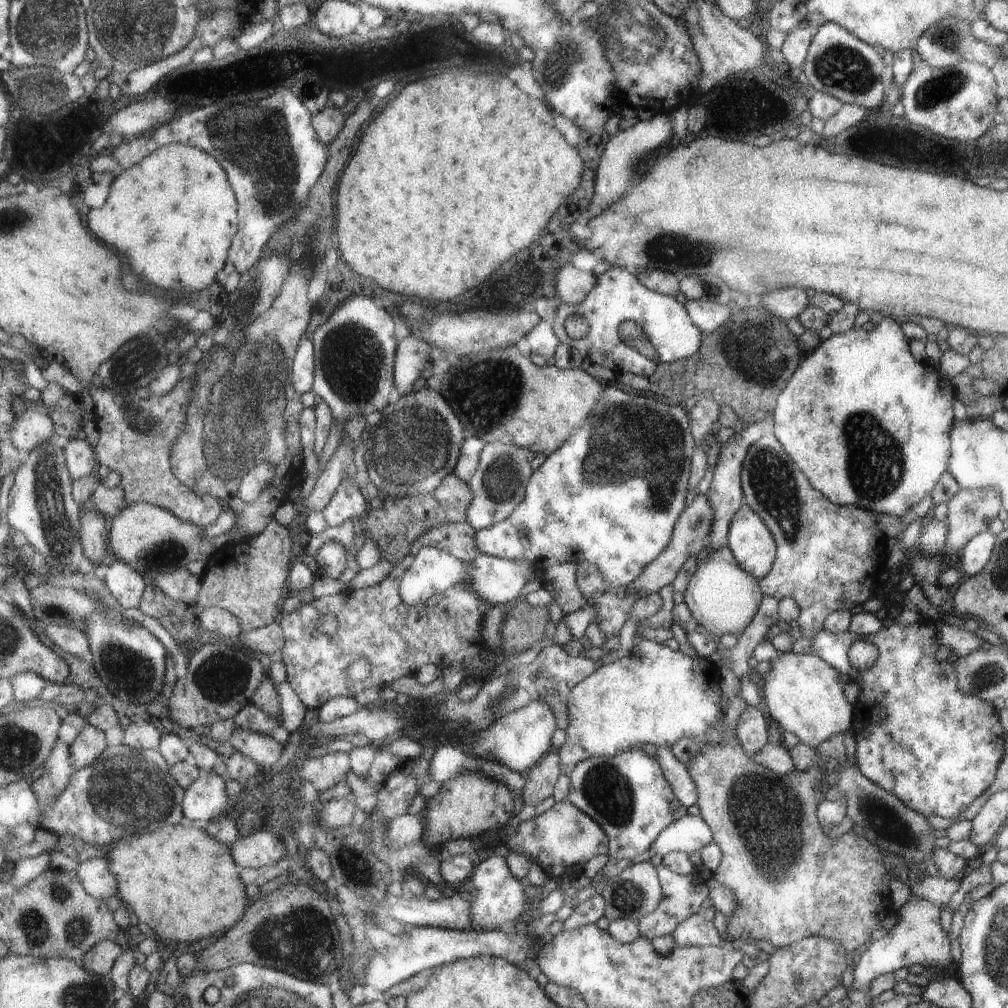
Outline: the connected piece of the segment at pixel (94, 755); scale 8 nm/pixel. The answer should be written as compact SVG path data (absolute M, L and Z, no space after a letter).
M89 723L71 746L71 764L74 770L83 770L93 764L107 747L107 736Z

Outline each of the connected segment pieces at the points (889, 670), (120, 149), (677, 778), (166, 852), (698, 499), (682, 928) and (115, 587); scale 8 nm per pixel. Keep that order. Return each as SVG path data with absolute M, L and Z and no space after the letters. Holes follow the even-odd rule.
M921 618L909 628L897 626L893 622L865 636L857 636L848 630L833 634L821 628L809 640L809 644L815 655L829 664L837 674L847 675L849 681L857 686L858 695L852 704L853 715L848 731L855 740L855 763L859 772L867 780L899 798L909 810L924 816L955 818L991 786L997 764L1004 755L1005 733L991 703L979 700L975 695L967 696L959 692L953 663L936 659L935 653L939 644L935 636L937 622ZM856 642L869 642L875 646L875 664L867 670L855 670L847 660L847 650Z
M146 135L133 137L121 143L111 152L111 158L117 162L118 166L115 170L115 177L118 177L124 170L139 164L141 160L145 160L148 154L157 152L161 146L157 142L153 142Z
M657 747L655 758L677 802L681 806L689 808L696 801L697 792L695 784L693 784L693 781L689 778L689 774L687 774L685 765L671 754L669 747Z
M181 823L167 824L165 827L159 828L159 830L155 830L155 832L125 836L120 841L117 840L114 844L105 846L104 849L106 850L107 860L109 860L109 866L111 866L111 872L115 873L119 883L117 898L126 902L135 912L138 920L146 923L153 930L153 935L158 939L165 938L165 940L173 940L173 942L179 942L179 944L193 944L193 942L201 942L201 940L205 940L209 936L219 936L219 934L229 932L245 916L247 902L250 903L252 901L247 896L247 890L245 890L245 884L243 884L241 867L236 864L231 854L230 846L219 842L219 840L215 840L215 837L211 836L207 830L195 827L187 828Z
M696 494L679 514L667 546L643 568L643 572L636 576L631 584L627 585L627 590L629 592L637 592L639 596L643 597L647 596L647 594L658 592L659 588L665 586L665 584L670 584L679 568L682 567L683 562L689 557L705 551L707 536L711 532L711 518L713 518L711 504L707 502L707 498L704 495Z
M695 912L695 914L691 914L691 916L682 920L674 930L672 937L675 947L723 945L715 926L703 917L701 912Z
M112 560L101 572L101 577L103 584L124 611L138 608L148 585L141 574L131 570L131 566L125 562Z

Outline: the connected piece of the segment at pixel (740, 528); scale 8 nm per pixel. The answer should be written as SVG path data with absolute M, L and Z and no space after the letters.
M741 504L729 522L725 536L737 566L753 578L763 578L771 568L776 546L771 533L755 512Z

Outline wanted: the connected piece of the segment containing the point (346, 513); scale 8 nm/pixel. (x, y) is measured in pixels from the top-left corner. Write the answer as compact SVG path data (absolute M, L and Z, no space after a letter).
M351 470L337 489L333 500L322 510L328 526L341 526L347 520L365 514L370 508L367 496L361 492L361 488L353 479L353 473L354 470Z

